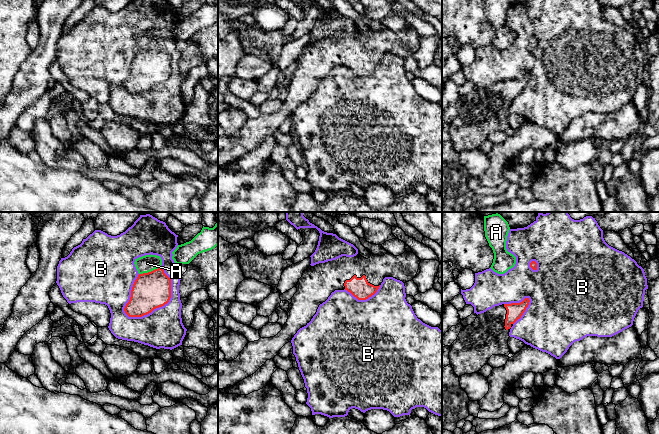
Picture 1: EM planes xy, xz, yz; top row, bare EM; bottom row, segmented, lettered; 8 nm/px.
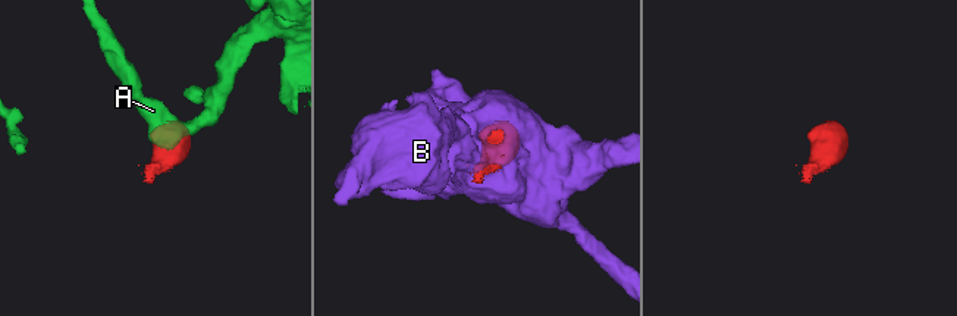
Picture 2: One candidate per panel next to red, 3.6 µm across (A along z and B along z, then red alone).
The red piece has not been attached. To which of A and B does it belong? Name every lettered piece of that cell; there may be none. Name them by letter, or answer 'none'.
B

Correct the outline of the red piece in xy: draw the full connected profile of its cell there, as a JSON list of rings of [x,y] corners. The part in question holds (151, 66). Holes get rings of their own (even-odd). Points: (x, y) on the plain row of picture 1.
[[[133,0],[117,12],[95,6],[67,33],[61,34],[56,59],[69,80],[95,78],[107,81],[111,89],[108,104],[116,114],[172,126],[182,121],[187,107],[181,94],[181,51],[172,35],[172,28],[178,22],[177,13],[166,0]],[[151,30],[161,33],[161,43],[139,50],[135,36]]]

